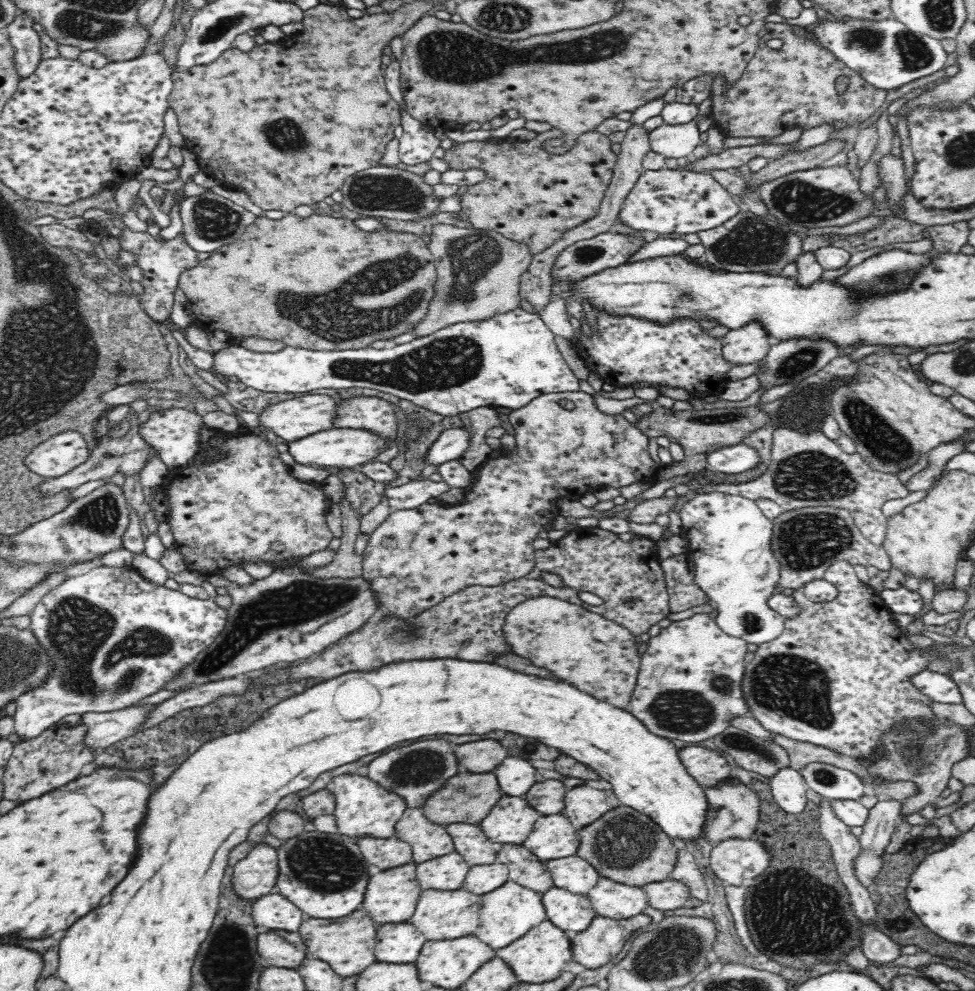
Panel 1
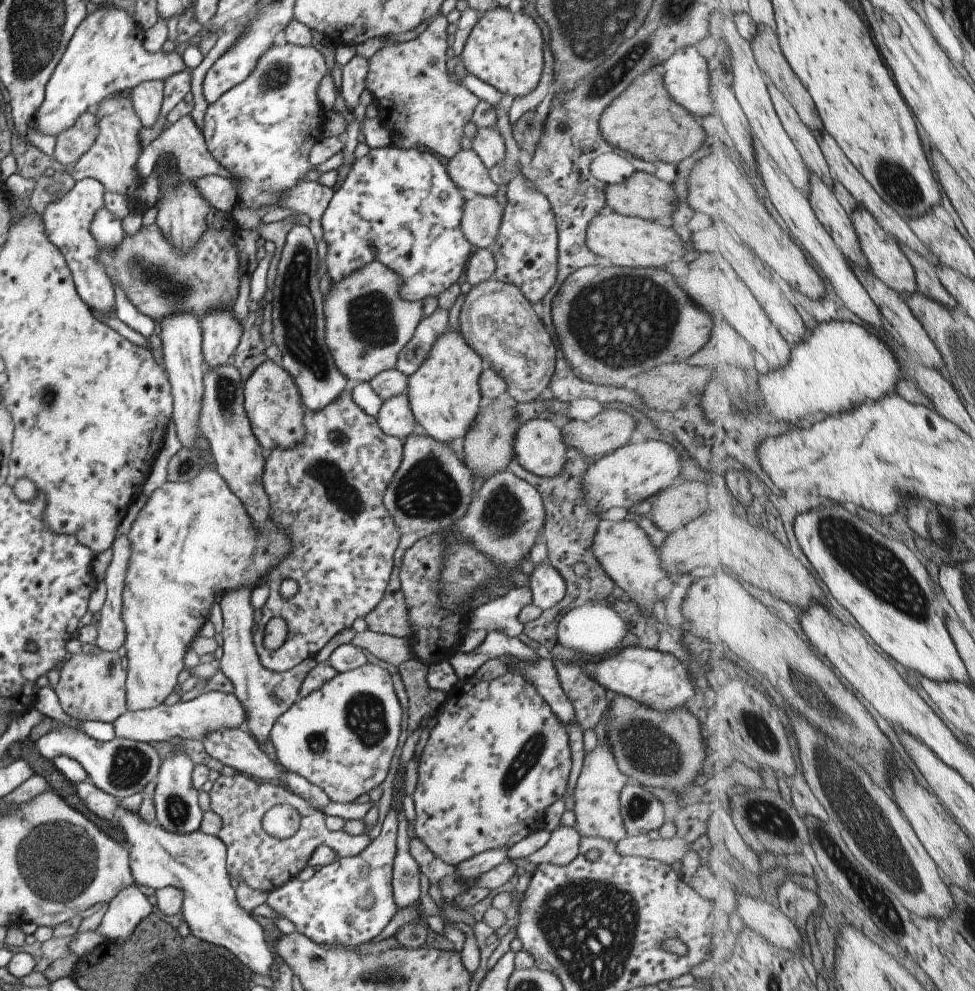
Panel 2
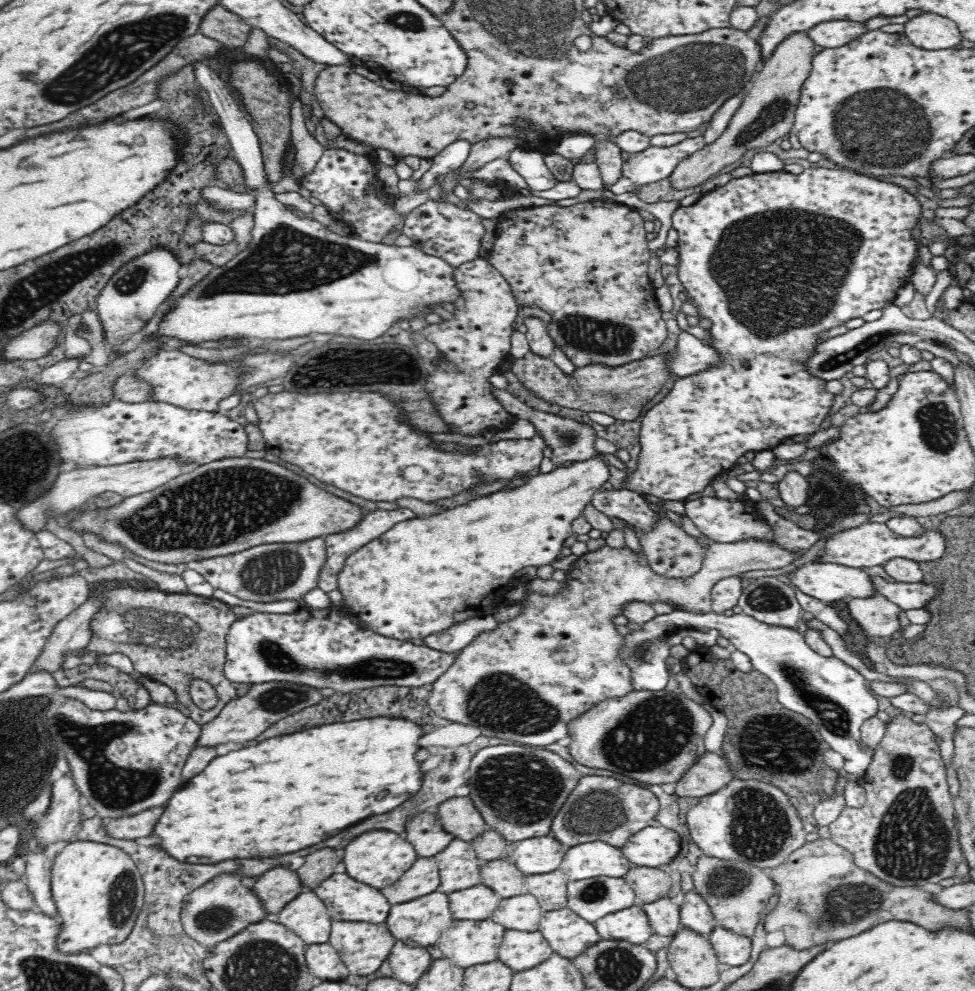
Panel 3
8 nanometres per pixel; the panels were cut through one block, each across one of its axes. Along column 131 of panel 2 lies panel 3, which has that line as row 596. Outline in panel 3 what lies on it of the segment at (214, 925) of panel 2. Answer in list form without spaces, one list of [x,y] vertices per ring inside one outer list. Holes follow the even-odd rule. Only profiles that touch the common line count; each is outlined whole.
[[[814,560],[787,574],[804,594],[829,603],[852,598],[874,598],[878,587],[861,568]]]

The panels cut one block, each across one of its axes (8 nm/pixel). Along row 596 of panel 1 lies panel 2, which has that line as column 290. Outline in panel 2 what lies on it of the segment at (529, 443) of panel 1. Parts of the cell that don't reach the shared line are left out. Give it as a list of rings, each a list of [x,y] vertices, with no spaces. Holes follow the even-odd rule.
[[[266,359],[242,383],[244,392],[244,409],[251,432],[257,442],[265,448],[293,448],[302,443],[304,425],[302,418],[305,408],[302,405],[293,379],[285,369],[273,361]]]

